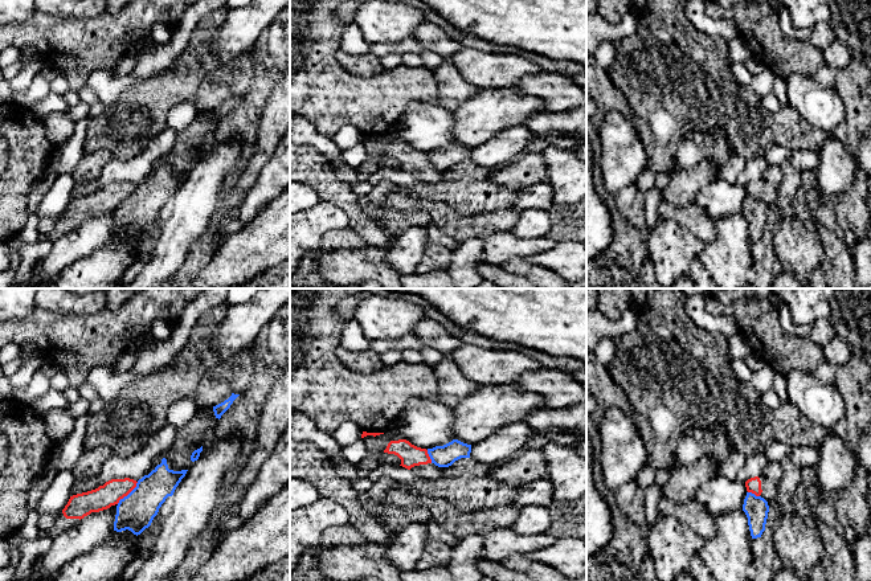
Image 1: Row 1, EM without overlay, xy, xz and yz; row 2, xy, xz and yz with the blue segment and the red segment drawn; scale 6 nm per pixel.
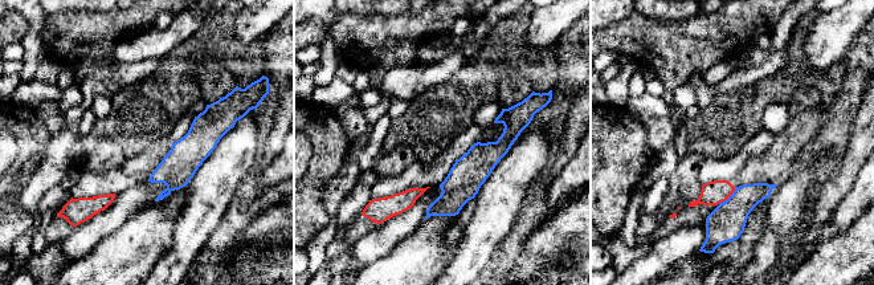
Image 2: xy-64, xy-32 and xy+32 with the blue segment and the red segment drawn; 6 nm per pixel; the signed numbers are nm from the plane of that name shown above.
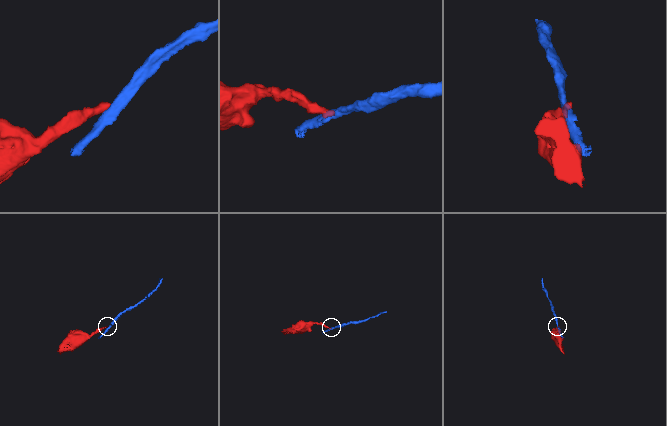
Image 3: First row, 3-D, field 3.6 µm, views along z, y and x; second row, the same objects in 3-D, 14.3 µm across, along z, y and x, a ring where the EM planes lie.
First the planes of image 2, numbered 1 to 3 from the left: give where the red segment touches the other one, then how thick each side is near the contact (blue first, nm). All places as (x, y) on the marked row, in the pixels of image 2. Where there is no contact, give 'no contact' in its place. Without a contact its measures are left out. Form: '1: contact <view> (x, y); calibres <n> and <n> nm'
1: no contact
2: no contact
3: contact xy+32 (728, 198); calibres 220 and 140 nm

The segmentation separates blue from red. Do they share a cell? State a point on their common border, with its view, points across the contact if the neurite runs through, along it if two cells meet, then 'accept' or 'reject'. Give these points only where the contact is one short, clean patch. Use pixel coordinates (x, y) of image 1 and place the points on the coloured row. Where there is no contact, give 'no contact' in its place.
meets blue in xy at (129, 494); border along xy (138, 482), (117, 503); reject

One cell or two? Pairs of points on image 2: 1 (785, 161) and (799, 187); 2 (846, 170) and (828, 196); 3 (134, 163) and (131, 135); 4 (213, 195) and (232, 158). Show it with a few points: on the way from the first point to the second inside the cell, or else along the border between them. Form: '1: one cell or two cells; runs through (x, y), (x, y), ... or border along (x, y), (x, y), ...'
1: two cells; border along (795, 166), (776, 183)
2: one cell; runs through (845, 176), (834, 190)
3: two cells; border along (160, 138), (127, 159)
4: one cell; runs through (213, 186), (225, 167)

